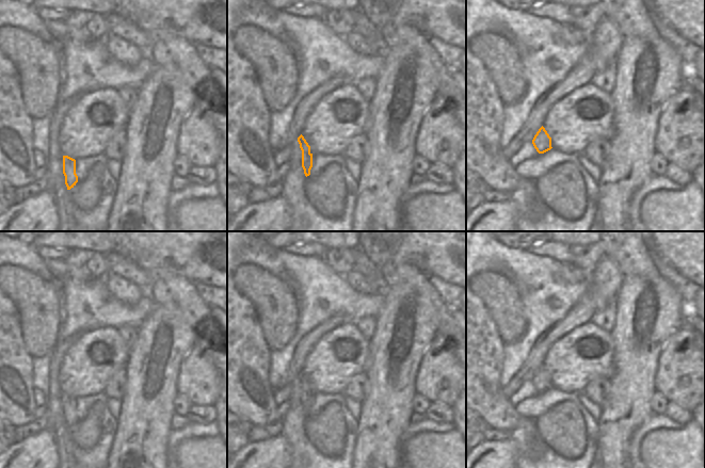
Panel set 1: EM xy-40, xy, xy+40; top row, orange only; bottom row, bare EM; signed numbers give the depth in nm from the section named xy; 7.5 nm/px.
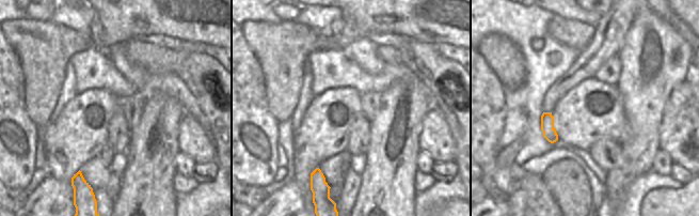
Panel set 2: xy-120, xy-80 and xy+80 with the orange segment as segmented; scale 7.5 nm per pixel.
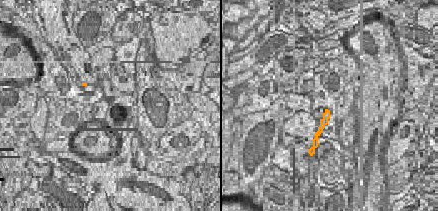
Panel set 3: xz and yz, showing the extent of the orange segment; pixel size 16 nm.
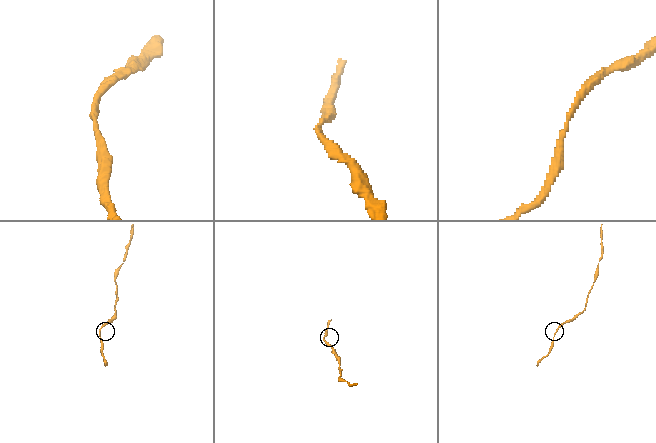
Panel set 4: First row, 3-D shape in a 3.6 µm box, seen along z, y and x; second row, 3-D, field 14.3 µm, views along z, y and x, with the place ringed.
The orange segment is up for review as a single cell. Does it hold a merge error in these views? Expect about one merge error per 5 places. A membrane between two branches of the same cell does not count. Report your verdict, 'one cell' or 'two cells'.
one cell

